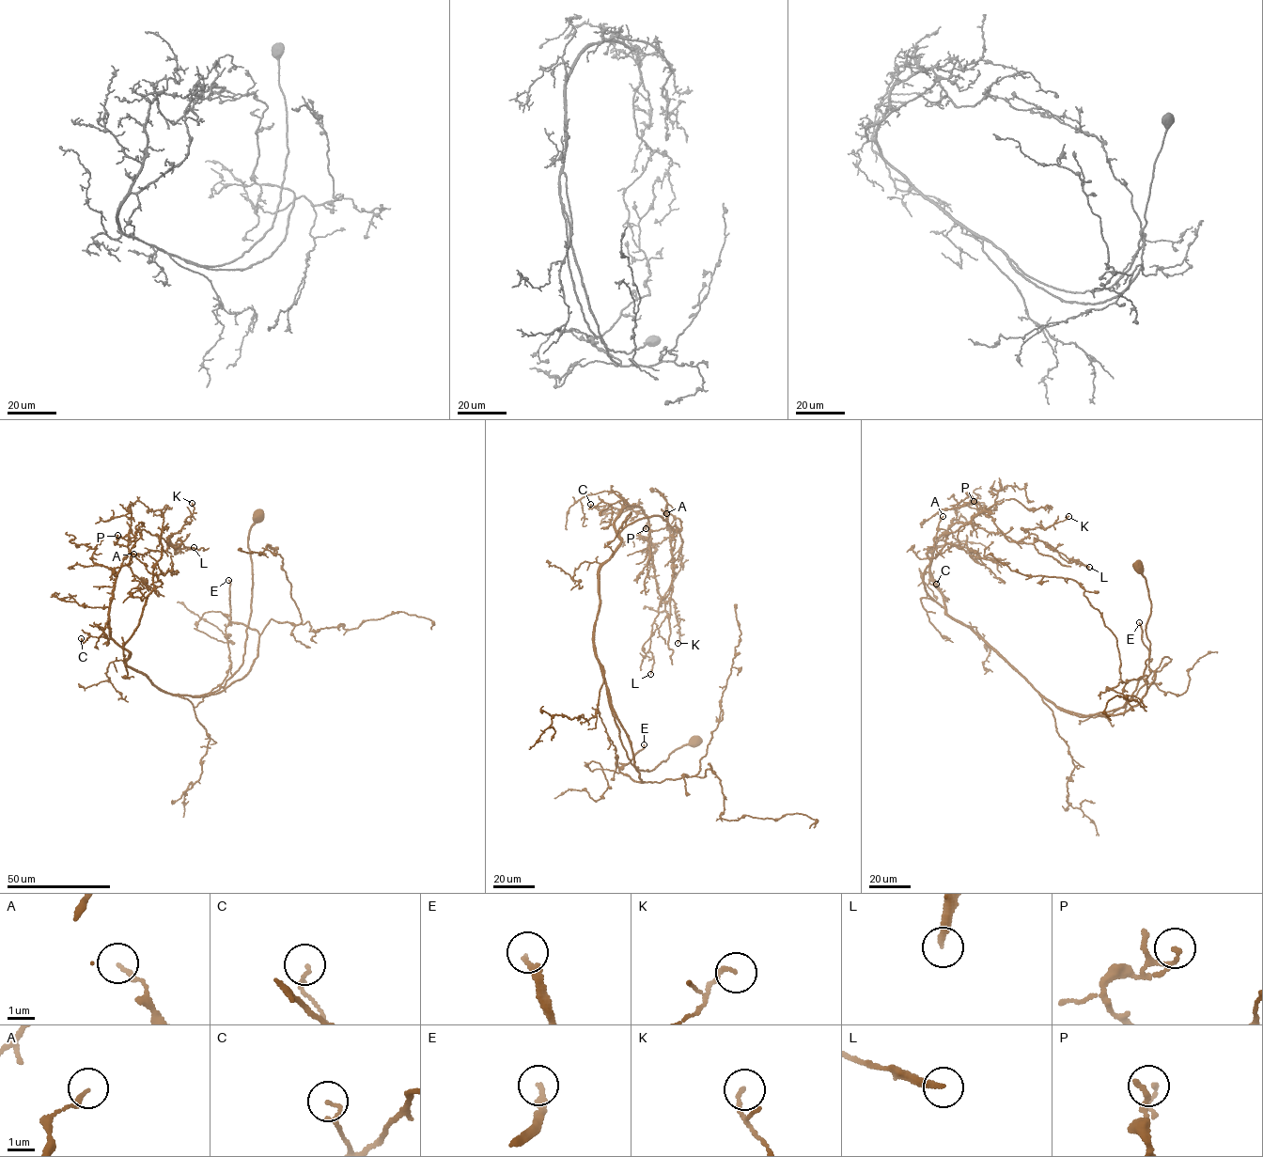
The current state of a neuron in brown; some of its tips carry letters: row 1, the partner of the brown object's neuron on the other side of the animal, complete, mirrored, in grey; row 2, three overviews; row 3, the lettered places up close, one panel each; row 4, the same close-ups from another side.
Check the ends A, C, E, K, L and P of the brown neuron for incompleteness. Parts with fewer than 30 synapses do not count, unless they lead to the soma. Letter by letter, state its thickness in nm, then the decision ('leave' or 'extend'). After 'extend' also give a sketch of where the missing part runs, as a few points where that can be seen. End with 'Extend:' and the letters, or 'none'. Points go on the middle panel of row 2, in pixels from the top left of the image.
A: 180 nm thick; leave
C: 80 nm thick; leave
E: 220 nm thick; extend; missing branch runs (644, 744), (657, 724), (668, 715), (670, 705), (652, 694), (657, 692), (668, 673), (669, 663)
K: 160 nm thick; leave
L: 260 nm thick; leave
P: 140 nm thick; leave
Extend: E

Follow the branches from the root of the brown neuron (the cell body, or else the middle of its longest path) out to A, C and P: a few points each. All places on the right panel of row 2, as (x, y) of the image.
A: (1139, 566), (1151, 603), (1144, 676), (1122, 707), (1077, 713), (1041, 696), (927, 592), (943, 516)
C: (1139, 566), (1149, 657), (1131, 697), (1093, 714), (1041, 696), (948, 615), (922, 575), (936, 584)
P: (1139, 566), (1150, 652), (1131, 697), (1055, 707), (932, 577), (974, 501)

